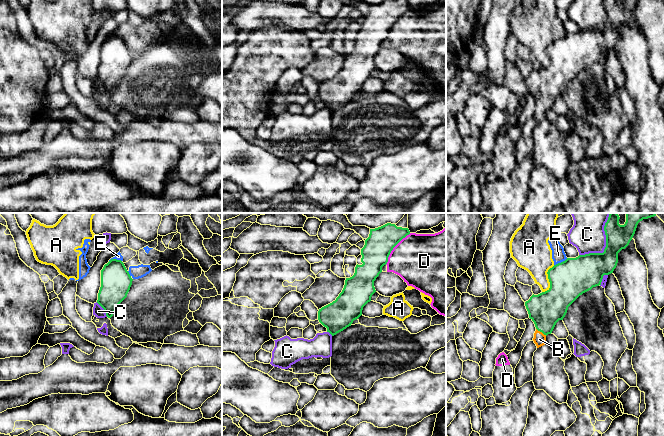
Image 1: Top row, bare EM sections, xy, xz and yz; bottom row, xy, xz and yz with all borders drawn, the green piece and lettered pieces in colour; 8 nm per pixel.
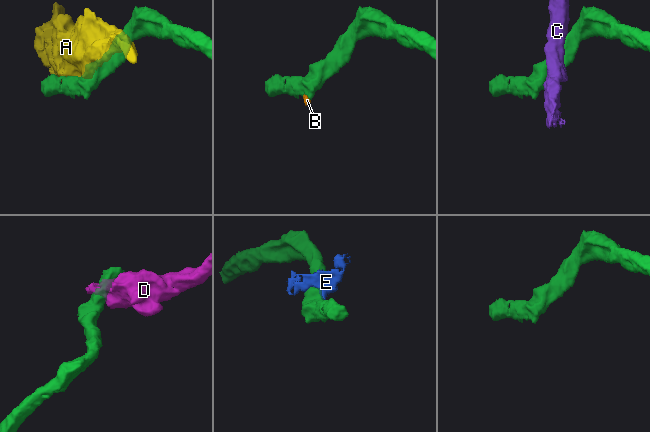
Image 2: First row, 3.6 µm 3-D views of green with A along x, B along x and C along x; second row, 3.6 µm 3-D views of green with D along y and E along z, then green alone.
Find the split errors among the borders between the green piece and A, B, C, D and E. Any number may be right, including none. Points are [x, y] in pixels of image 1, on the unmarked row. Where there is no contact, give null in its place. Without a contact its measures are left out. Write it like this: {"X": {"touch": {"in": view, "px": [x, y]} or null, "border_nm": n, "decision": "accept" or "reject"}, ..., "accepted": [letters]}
{"A": {"touch": {"in": "yz", "px": [548, 54]}, "border_nm": 240, "decision": "reject"}, "B": {"touch": {"in": "yz", "px": [541, 107]}, "border_nm": 110, "decision": "accept"}, "C": {"touch": {"in": "yz", "px": [604, 26]}, "border_nm": 340, "decision": "reject"}, "D": {"touch": {"in": "xz", "px": [393, 23]}, "border_nm": 320, "decision": "reject"}, "E": {"touch": {"in": "yz", "px": [561, 38]}, "border_nm": 130, "decision": "reject"}, "accepted": ["B"]}

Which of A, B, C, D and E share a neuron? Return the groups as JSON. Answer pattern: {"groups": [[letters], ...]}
{"groups": [["A", "E"], ["B"], ["C"], ["D"]]}

